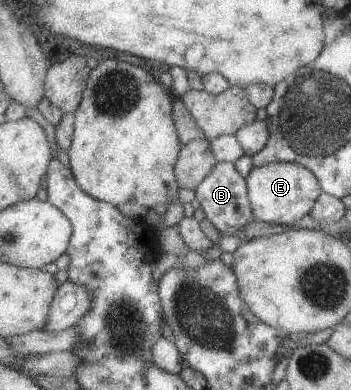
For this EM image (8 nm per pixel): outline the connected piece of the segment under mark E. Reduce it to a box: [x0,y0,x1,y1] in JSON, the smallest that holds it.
[245,162,322,225]

